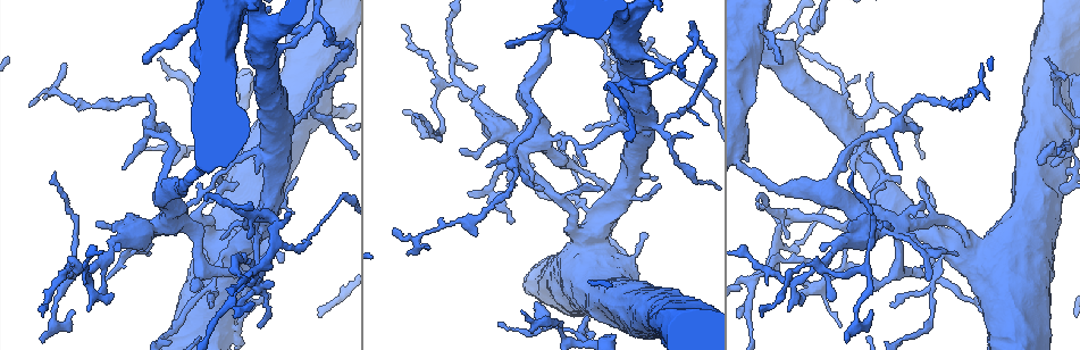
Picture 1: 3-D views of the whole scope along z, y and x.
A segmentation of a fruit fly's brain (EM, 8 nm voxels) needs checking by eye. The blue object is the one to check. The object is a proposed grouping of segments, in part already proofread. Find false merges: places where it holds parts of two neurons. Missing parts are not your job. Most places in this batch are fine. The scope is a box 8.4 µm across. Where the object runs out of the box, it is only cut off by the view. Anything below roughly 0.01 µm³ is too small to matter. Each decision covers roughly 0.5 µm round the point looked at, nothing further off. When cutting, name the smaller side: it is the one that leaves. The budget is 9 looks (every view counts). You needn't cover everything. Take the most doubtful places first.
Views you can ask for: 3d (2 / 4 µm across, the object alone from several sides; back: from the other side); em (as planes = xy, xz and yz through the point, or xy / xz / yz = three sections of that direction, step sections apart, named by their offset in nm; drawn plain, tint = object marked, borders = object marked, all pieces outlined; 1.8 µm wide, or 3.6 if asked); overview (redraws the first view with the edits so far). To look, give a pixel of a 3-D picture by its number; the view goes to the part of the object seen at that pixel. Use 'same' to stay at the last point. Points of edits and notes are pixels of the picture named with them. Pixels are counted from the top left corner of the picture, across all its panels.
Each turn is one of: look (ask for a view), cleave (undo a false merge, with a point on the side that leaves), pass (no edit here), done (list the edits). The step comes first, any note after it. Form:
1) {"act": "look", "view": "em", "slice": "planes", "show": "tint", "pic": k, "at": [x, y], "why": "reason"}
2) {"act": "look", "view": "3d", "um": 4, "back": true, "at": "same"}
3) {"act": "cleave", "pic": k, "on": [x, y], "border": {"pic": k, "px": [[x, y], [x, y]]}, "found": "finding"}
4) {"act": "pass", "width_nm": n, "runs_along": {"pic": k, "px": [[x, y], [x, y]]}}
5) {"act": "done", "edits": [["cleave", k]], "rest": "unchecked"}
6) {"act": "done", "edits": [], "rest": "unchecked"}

{"act": "look", "view": "3d", "um": 2, "pic": 1, "at": [519, 150], "why": "arms part here"}

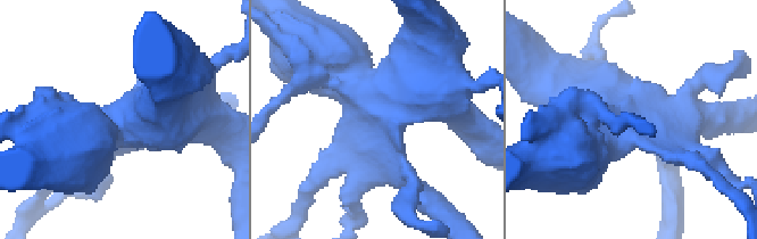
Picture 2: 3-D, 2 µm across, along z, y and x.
{"act": "look", "view": "em", "slice": "xz", "step": 16, "show": "tint", "pic": 2, "at": [383, 107], "why": "shape alone is not enough"}

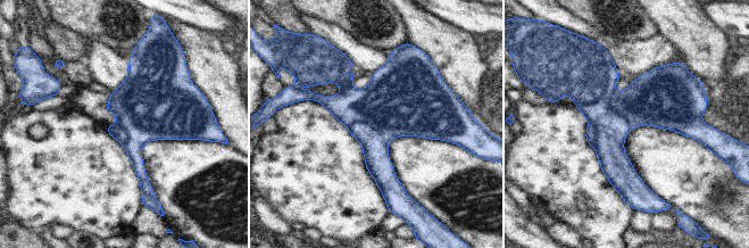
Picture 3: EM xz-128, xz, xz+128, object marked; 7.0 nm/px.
{"act": "cleave", "pic": 3, "on": [394, 104], "border": {"pic": 3, "px": [[348, 125], [364, 122], [387, 145]]}, "found": "two neurons meet here"}

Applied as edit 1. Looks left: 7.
{"act": "look", "view": "overview", "why": "redraw"}

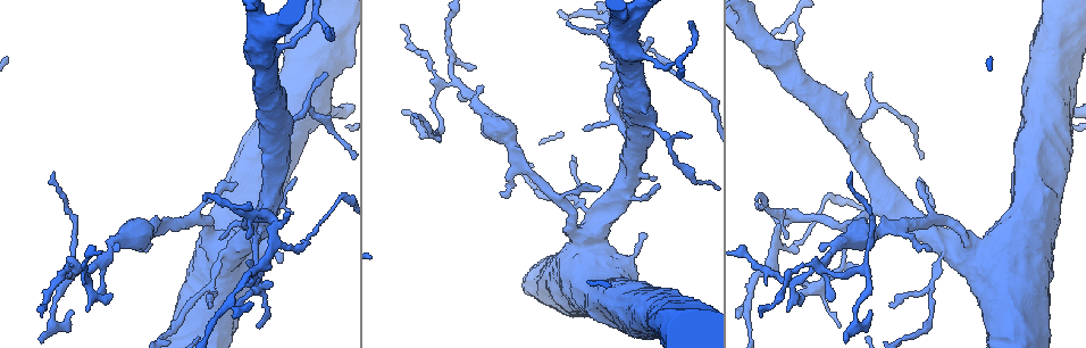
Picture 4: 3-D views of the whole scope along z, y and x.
{"act": "look", "view": "3d", "um": 2, "pic": 4, "at": [574, 198], "why": "narrows sharply"}

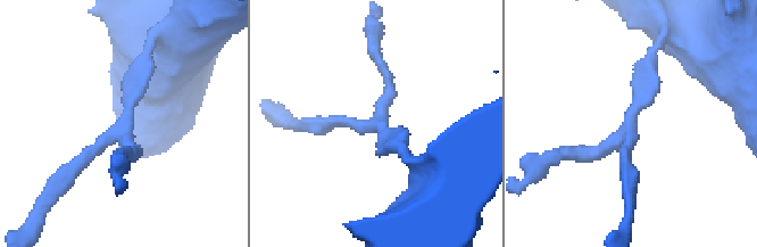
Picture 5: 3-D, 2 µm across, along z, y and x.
{"act": "look", "view": "em", "slice": "yz", "step": 8, "show": "plain", "pic": 5, "at": [380, 123], "why": "shape alone is not enough"}

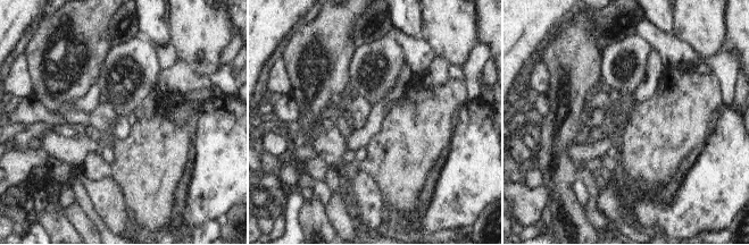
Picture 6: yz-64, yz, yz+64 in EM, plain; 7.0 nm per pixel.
{"act": "look", "view": "em", "slice": "yz", "step": 8, "show": "tint", "at": "same", "why": "where the object lies"}

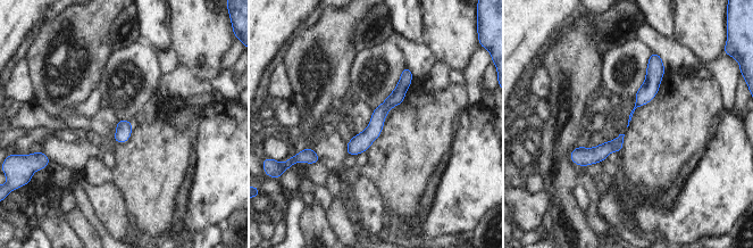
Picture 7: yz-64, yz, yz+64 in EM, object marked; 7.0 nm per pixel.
{"act": "pass", "width_nm": 60, "runs_along": {"pic": 7, "px": [[406, 68], [400, 92], [349, 151]]}, "found": "one neuron here"}

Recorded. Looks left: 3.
{"act": "look", "view": "em", "um": 3.6, "slice": "planes", "show": "borders", "pic": 4, "at": [637, 55], "why": "three arms meet"}

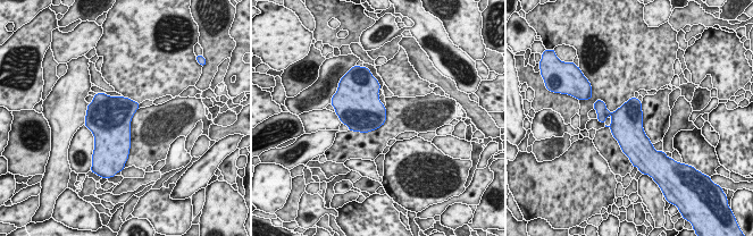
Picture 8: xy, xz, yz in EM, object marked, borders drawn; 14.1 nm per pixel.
{"act": "pass", "found": "continuous, no second neuron"}

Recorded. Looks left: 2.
{"act": "done", "edits": [["cleave", 3]], "rest": "unchecked"}

